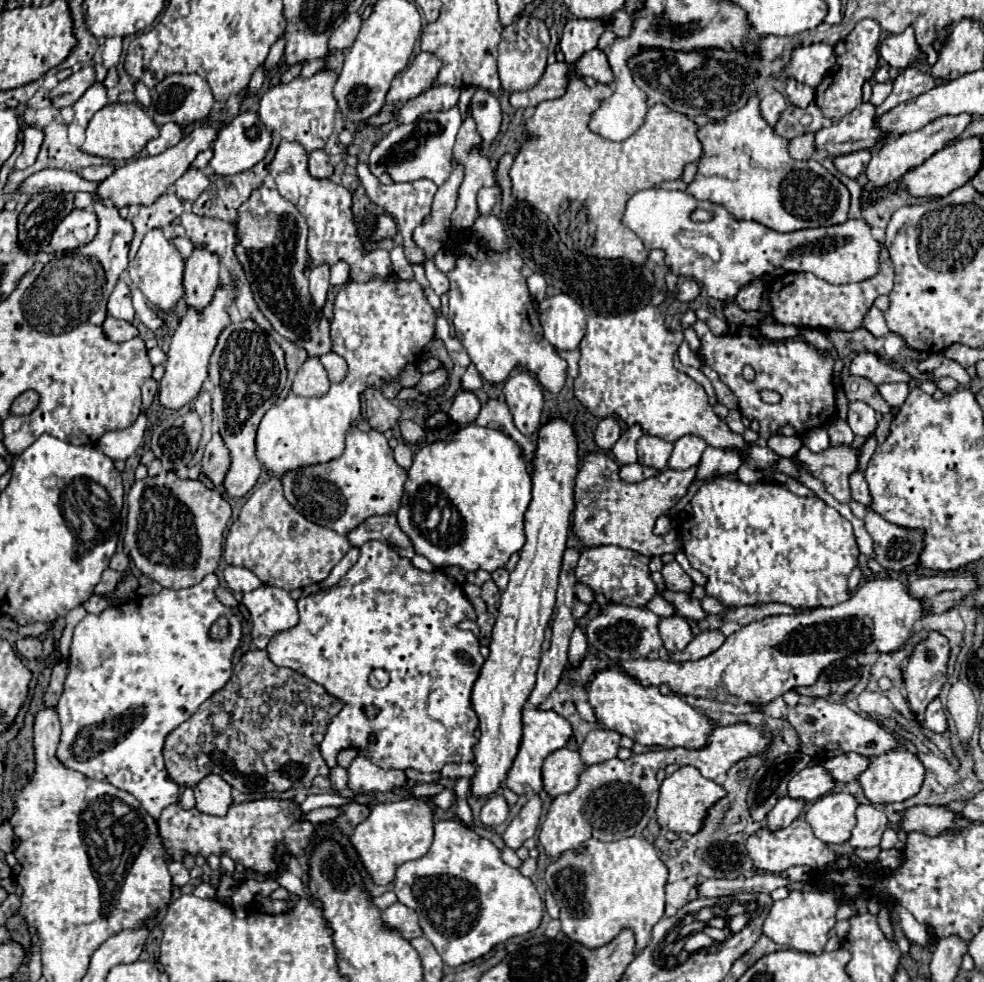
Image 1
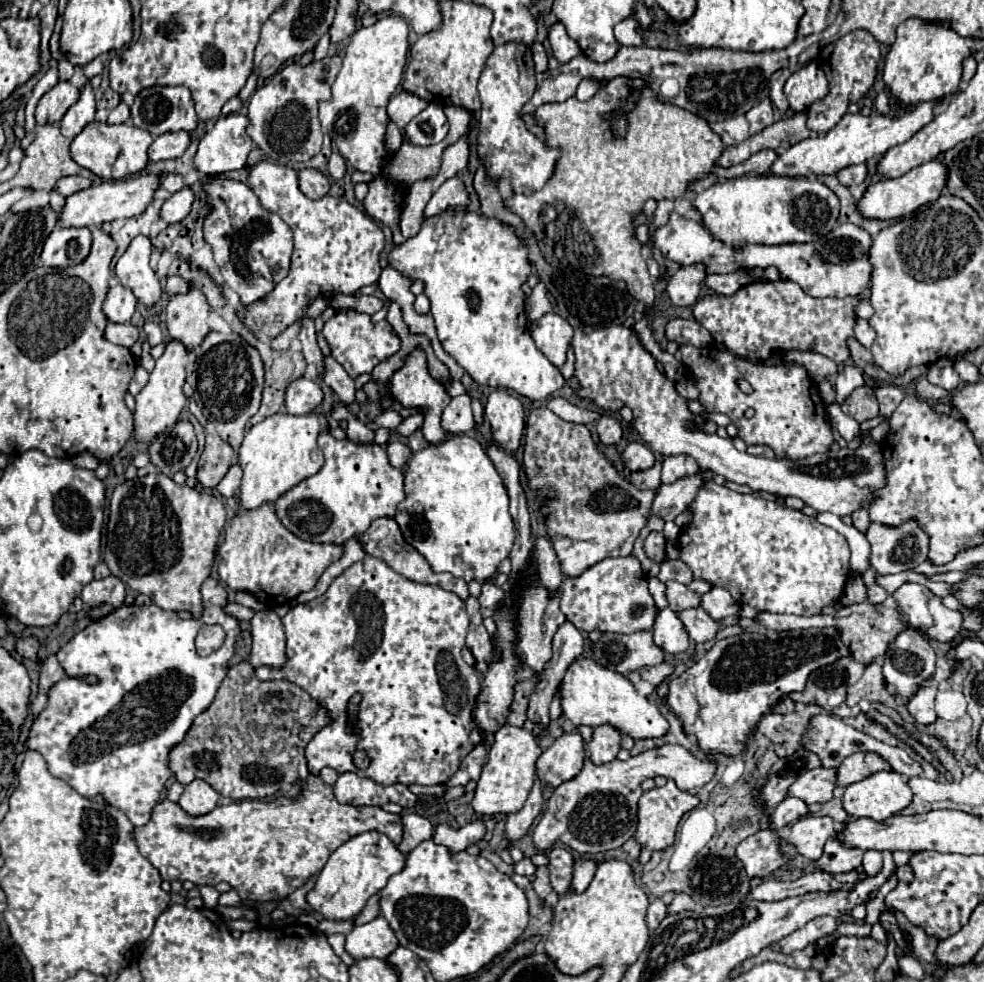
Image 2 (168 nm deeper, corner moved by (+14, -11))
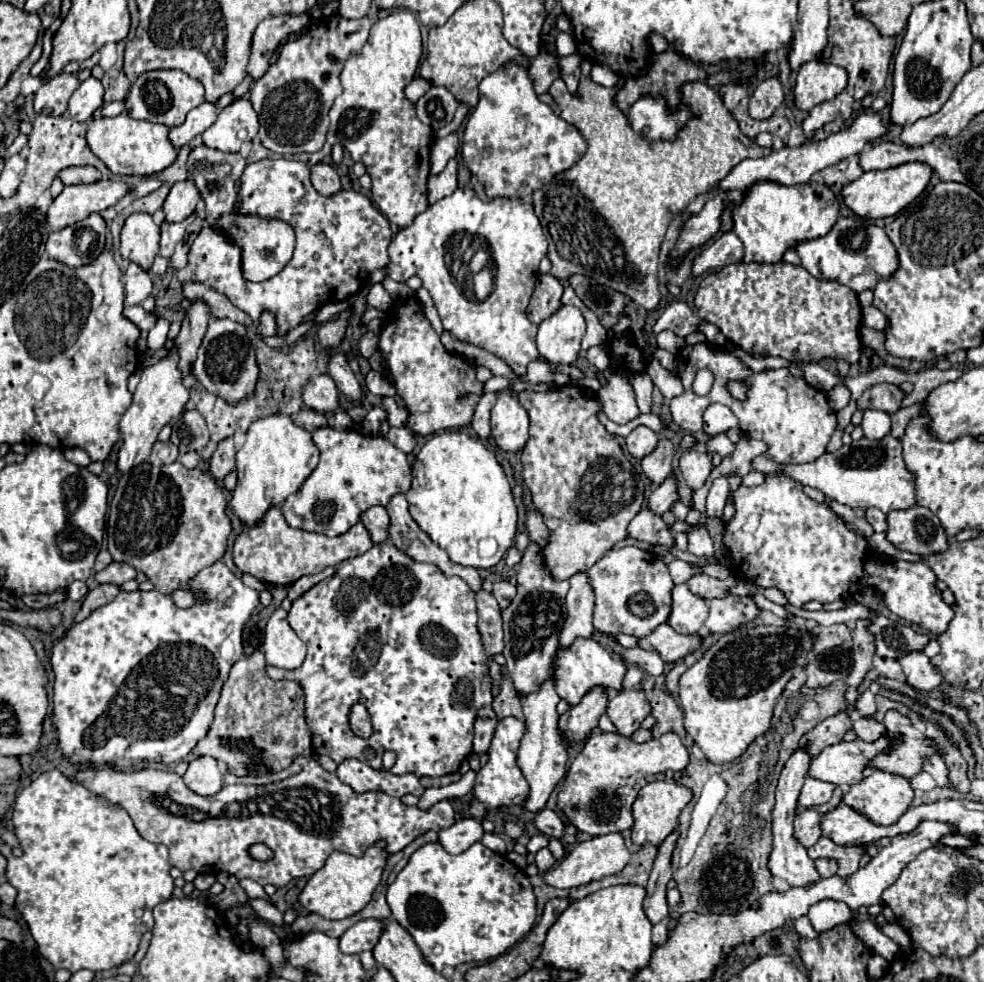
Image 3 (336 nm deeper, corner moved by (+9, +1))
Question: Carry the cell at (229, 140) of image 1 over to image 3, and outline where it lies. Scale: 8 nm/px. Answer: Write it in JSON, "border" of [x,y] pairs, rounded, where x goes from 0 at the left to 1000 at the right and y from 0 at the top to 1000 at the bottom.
{"border":[[[241,100],[223,114],[221,122],[204,138],[206,147],[212,151],[243,155],[247,145],[255,143],[261,136],[261,130],[263,120],[259,118],[255,104],[251,100]]]}

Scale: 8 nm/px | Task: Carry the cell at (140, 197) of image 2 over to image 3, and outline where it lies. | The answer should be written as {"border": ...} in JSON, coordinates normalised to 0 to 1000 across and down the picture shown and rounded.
{"border":[[[99,183],[92,187],[66,189],[48,214],[48,228],[52,234],[66,232],[95,216],[117,210],[131,196],[133,189],[125,183]]]}

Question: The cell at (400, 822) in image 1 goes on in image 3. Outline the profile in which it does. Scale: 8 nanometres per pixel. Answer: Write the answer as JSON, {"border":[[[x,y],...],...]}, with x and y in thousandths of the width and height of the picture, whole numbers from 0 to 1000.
{"border":[[[383,855],[383,857],[375,859],[373,866],[365,874],[361,874],[353,868],[345,868],[345,866],[336,868],[330,882],[314,894],[312,902],[304,910],[306,923],[332,937],[349,937],[353,933],[367,929],[375,921],[381,904],[387,898],[387,890],[393,880],[393,874],[395,874],[395,868],[393,868],[391,855]]]}

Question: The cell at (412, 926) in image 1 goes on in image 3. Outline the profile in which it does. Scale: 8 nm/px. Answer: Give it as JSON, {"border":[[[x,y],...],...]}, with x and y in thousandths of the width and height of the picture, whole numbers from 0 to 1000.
{"border":[[[381,935],[365,937],[347,953],[345,963],[353,971],[367,971],[371,967],[379,967],[381,961],[385,959],[387,951],[389,951],[389,945],[391,943],[387,937],[381,937]]]}

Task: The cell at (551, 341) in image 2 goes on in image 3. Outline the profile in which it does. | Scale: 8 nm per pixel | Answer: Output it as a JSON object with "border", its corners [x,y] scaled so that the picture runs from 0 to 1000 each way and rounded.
{"border":[[[570,312],[562,322],[548,330],[546,354],[562,371],[582,371],[595,340],[595,326],[584,312]]]}

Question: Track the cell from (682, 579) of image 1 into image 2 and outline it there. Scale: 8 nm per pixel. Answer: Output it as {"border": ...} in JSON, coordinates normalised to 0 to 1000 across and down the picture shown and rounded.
{"border":[[[677,593],[677,607],[681,613],[681,619],[685,623],[693,623],[697,619],[709,619],[711,617],[711,605],[703,603],[697,595],[691,593]]]}

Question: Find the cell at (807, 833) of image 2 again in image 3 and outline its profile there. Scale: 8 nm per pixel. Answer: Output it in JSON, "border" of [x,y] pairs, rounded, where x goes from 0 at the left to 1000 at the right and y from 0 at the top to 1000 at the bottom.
{"border":[[[822,823],[808,831],[808,853],[818,862],[826,862],[834,853],[834,827]]]}

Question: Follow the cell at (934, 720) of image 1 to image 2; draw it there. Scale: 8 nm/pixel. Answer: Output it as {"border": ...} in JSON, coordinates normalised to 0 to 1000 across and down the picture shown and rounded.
{"border":[[[945,688],[945,692],[941,692],[941,697],[937,697],[937,701],[933,701],[933,705],[923,713],[921,719],[933,737],[947,737],[951,733],[949,725],[951,705],[953,705],[953,692],[951,688]]]}

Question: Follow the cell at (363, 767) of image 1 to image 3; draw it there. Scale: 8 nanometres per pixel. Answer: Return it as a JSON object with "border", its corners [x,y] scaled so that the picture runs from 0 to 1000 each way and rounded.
{"border":[[[349,774],[342,782],[342,790],[349,798],[357,800],[361,807],[387,804],[395,811],[408,813],[412,809],[420,809],[424,813],[430,811],[432,802],[428,800],[422,788],[399,788],[395,784],[379,784],[377,780],[365,774]]]}

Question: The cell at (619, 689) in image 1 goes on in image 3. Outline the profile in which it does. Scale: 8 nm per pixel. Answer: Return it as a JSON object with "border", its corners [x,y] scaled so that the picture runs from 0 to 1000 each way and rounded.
{"border":[[[588,650],[584,652],[584,656],[576,662],[568,662],[566,666],[566,672],[564,672],[564,684],[562,684],[562,690],[564,690],[564,703],[566,707],[576,713],[580,719],[586,719],[590,715],[590,711],[605,699],[611,699],[615,703],[625,703],[625,705],[631,705],[633,703],[633,690],[635,690],[635,676],[633,672],[621,668],[621,664],[611,658],[607,652],[603,650]]]}

